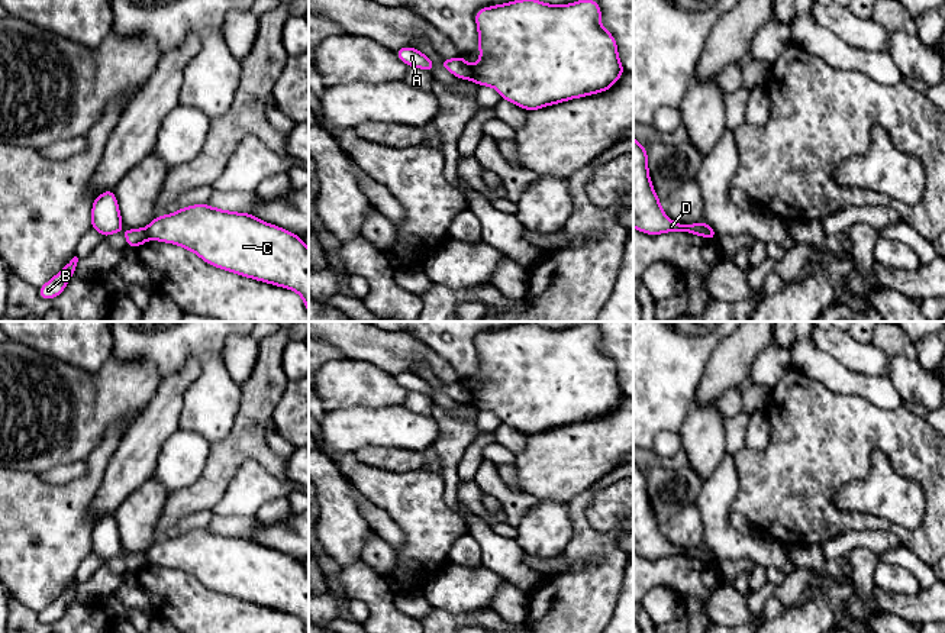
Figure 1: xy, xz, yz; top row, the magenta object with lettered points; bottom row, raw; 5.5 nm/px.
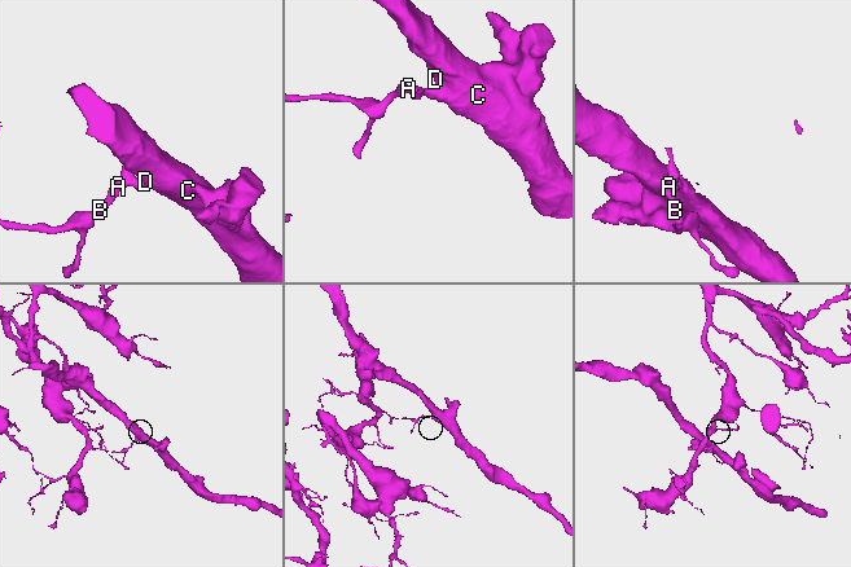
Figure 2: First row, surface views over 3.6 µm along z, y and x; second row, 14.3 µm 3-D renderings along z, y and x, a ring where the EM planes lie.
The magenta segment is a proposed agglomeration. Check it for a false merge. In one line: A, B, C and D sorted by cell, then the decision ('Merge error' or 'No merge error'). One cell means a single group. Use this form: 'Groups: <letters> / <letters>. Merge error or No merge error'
Groups: A B / C D. Merge error

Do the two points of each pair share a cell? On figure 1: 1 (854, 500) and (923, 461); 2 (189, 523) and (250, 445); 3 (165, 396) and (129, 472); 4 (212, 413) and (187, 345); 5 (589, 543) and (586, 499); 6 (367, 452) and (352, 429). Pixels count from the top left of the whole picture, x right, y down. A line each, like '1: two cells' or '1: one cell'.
1: two cells
2: two cells
3: one cell
4: one cell
5: one cell
6: two cells

